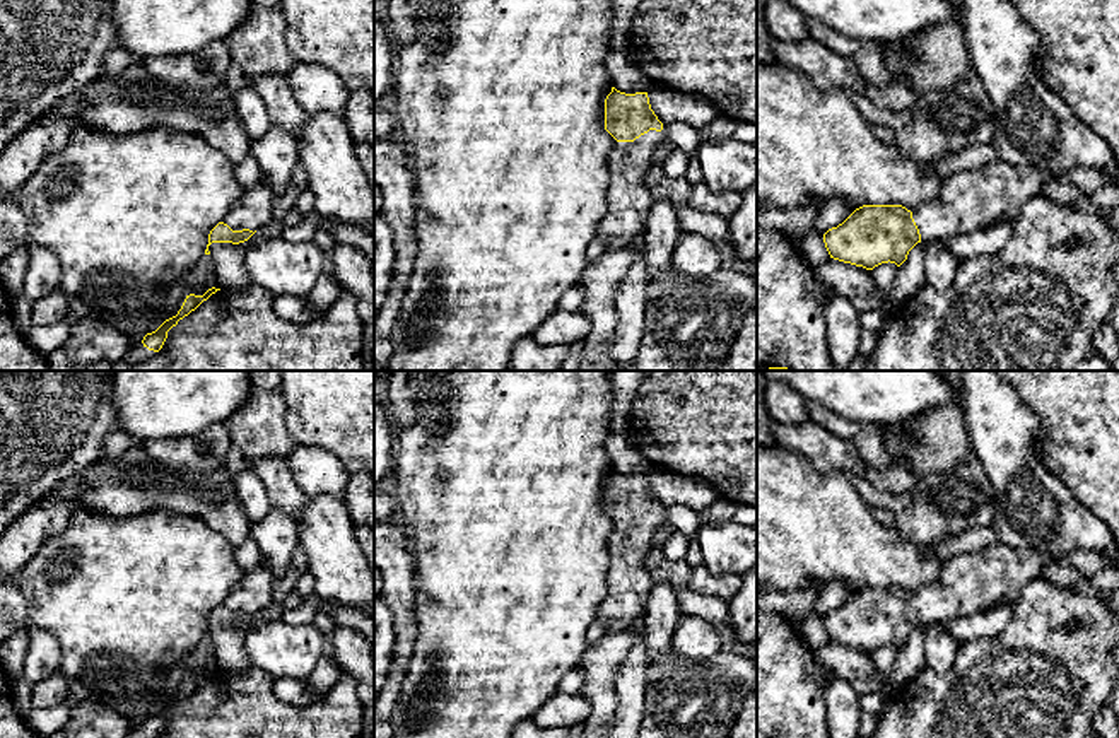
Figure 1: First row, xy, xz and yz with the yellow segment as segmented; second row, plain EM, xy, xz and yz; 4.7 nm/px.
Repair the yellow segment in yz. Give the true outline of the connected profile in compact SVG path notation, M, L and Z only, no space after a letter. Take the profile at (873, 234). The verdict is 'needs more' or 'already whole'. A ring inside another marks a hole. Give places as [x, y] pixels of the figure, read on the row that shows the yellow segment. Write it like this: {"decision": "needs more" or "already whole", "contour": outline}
{"decision": "needs more", "contour": "M1005 161L993 162L982 169L962 171L943 179L936 200L923 203L916 210L902 205L863 205L856 208L842 224L823 234L830 258L873 270L882 263L900 266L909 251L917 243L946 241L952 236L993 227L1005 219L1015 219L1023 203L1039 195L1049 181L1061 181L1093 195L1104 183L1104 176L1092 169L1073 169L1068 173L1047 173L1035 166L1011 166Z"}

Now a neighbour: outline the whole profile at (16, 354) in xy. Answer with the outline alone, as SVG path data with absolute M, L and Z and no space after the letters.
M0 282L0 371L50 371L44 355L15 328L12 308L10 294Z

